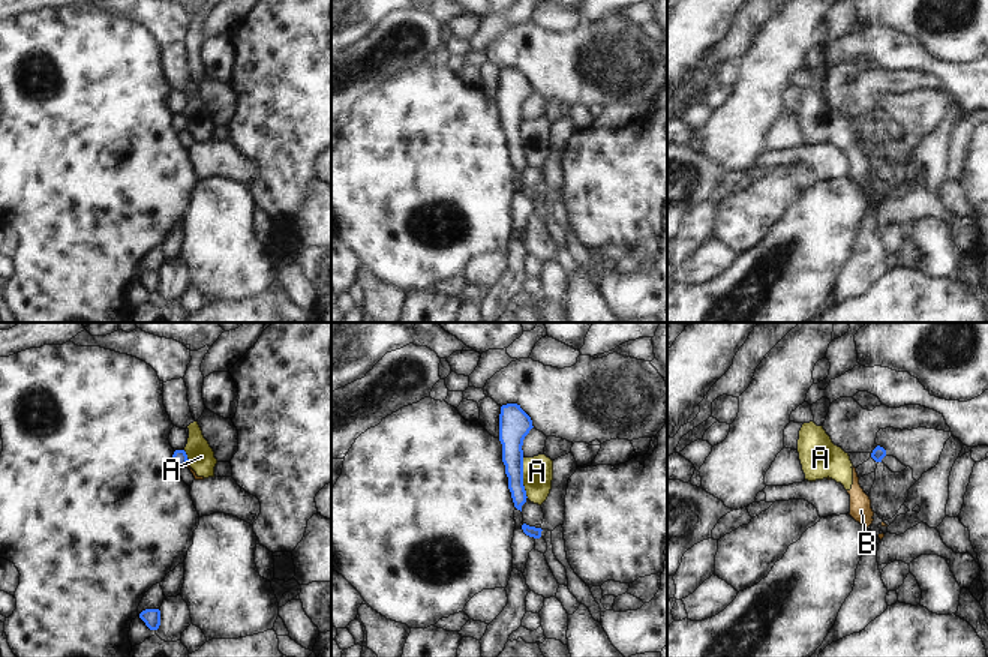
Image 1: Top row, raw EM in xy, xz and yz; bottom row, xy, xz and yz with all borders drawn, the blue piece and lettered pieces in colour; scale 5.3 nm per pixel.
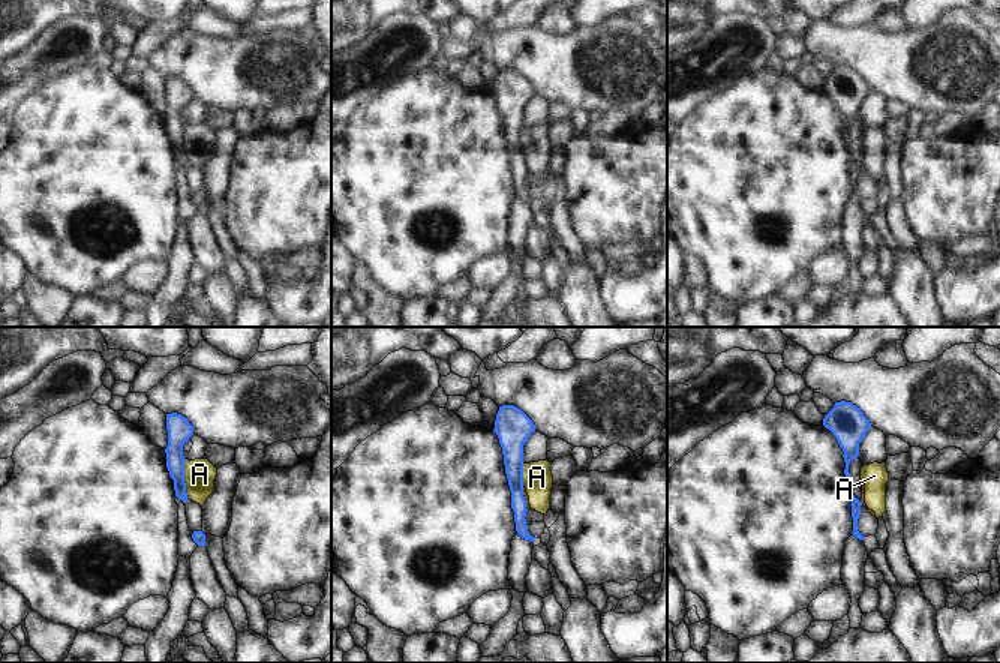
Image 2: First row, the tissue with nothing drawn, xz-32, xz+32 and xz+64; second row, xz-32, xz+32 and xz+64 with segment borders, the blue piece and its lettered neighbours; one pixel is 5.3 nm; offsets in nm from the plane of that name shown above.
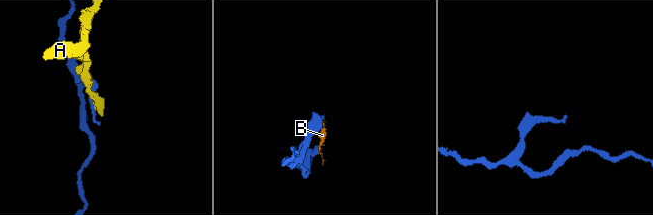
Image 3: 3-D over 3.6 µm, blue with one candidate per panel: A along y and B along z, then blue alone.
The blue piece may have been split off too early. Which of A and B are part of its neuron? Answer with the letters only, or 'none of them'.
none of them

